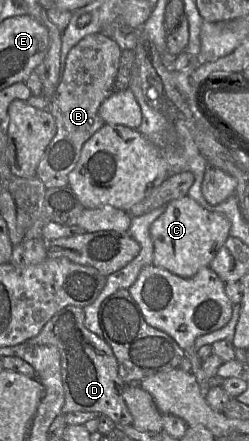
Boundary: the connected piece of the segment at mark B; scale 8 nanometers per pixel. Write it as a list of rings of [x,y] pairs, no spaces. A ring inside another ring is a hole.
[[[102,31],[85,36],[69,51],[60,82],[51,98],[50,112],[55,118],[57,132],[37,167],[37,177],[47,188],[69,185],[69,173],[76,167],[85,142],[105,125],[99,108],[114,92],[121,53],[120,45]]]

